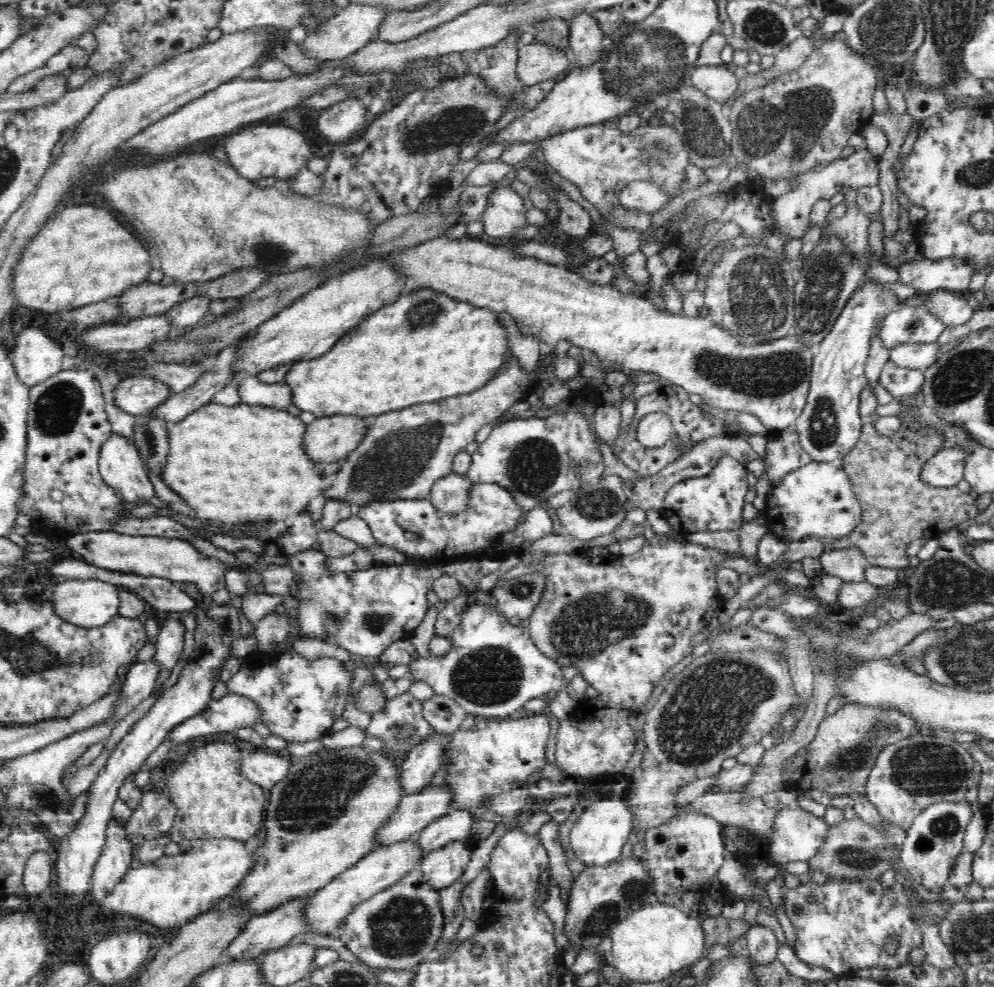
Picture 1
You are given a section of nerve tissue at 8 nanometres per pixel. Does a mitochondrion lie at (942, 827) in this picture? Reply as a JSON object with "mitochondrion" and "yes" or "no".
{"mitochondrion":"yes"}

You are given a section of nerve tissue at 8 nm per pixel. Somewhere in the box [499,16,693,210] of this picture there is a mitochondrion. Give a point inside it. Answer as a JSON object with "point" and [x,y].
{"point":[552,33]}

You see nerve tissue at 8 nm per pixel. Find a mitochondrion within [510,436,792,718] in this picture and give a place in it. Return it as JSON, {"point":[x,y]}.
{"point":[581,630]}

